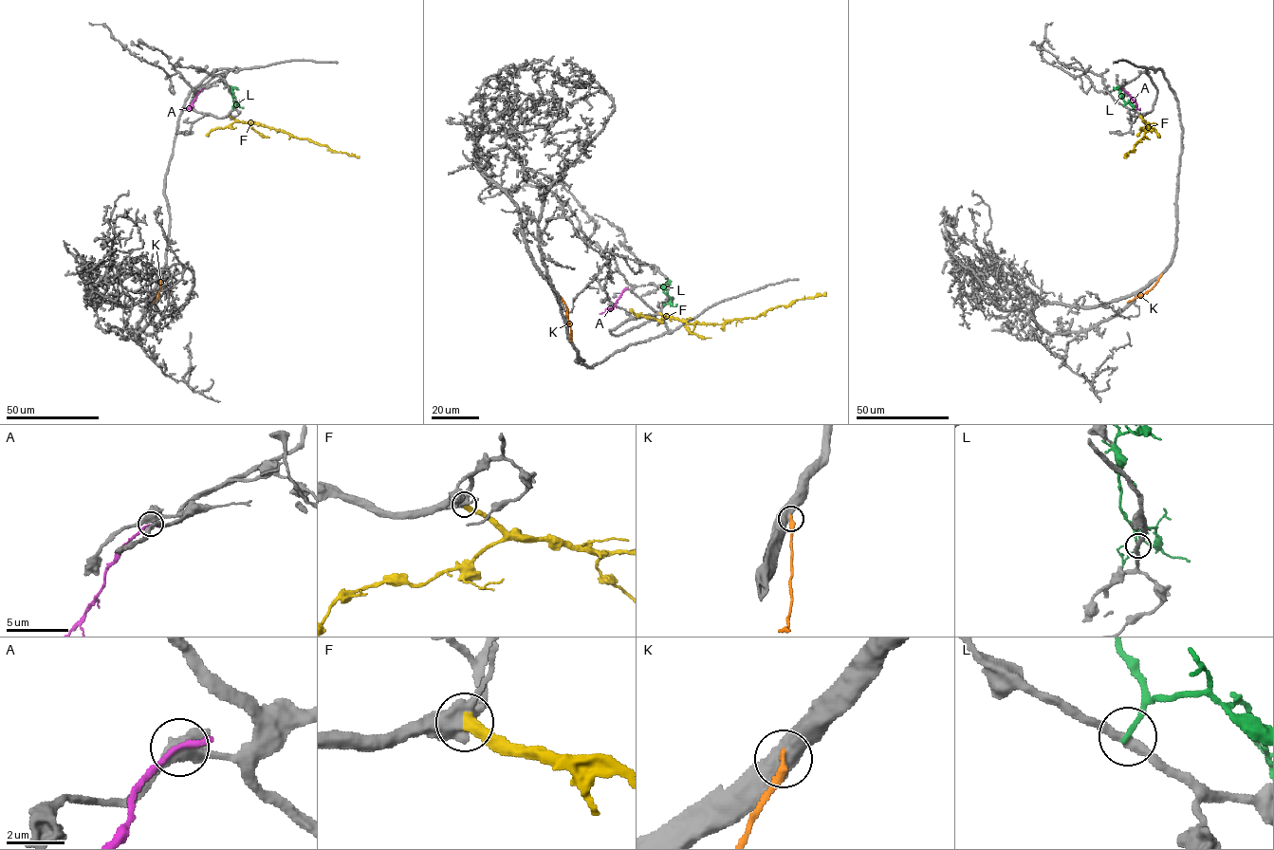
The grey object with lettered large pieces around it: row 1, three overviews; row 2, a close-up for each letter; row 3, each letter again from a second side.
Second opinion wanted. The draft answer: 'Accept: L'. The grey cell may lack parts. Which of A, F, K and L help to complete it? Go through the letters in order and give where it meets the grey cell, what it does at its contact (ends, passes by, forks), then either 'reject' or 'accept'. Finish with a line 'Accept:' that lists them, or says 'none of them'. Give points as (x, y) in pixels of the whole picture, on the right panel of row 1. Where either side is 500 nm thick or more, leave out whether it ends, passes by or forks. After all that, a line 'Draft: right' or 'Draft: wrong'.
A: contact (1120, 88); it ends; reject
F: contact (1140, 116); accept
K: contact (1161, 274); reject
L: contact (1124, 105); it ends; reject
Accept: F
Draft: wrong

